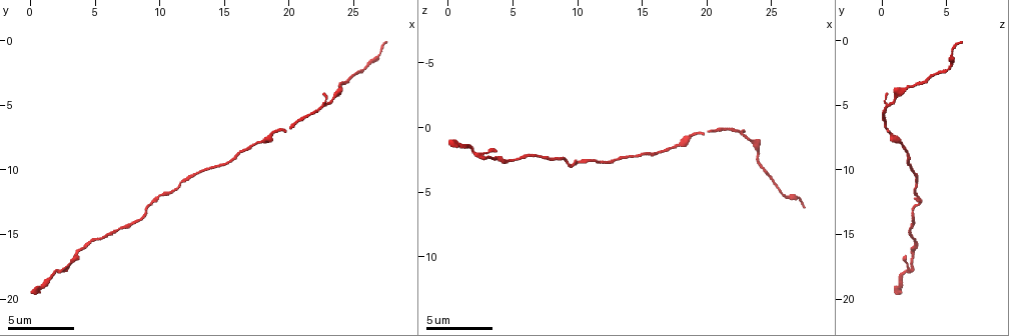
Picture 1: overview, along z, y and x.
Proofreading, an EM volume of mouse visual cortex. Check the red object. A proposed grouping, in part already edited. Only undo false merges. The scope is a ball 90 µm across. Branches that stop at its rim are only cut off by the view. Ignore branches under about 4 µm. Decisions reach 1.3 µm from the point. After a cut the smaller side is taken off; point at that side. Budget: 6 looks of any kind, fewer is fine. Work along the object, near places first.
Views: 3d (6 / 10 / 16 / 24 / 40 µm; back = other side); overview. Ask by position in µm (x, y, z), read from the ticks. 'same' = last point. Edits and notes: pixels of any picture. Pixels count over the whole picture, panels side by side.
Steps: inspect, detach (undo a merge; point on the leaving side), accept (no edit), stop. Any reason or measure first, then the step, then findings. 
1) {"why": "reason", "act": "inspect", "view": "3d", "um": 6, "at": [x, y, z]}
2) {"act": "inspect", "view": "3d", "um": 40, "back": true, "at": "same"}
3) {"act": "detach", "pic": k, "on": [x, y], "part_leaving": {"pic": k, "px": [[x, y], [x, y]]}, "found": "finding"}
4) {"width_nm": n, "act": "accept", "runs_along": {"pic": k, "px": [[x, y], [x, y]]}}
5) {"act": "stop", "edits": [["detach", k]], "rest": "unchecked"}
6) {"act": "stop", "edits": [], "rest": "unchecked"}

{"why": "sudden change in width", "act": "inspect", "view": "3d", "um": 10, "at": [22.8, 5.0, 0.6]}

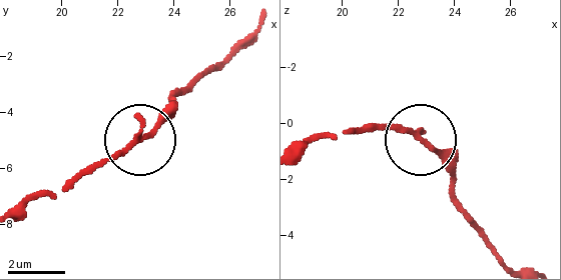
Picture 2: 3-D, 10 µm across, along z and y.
{"arms": 3, "act": "accept", "found": "continuous, no second cell"}

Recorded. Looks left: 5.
{"why": "calibre changes", "act": "inspect", "view": "3d", "um": 10, "at": [25.4, 2.6, 4.4]}

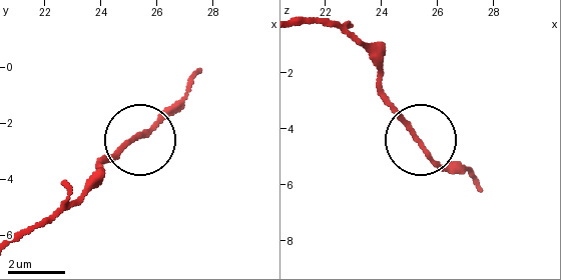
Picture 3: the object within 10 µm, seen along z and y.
{"why": "from behind", "act": "inspect", "view": "3d", "um": 10, "back": true, "at": [25.4, 2.4, 4.6]}

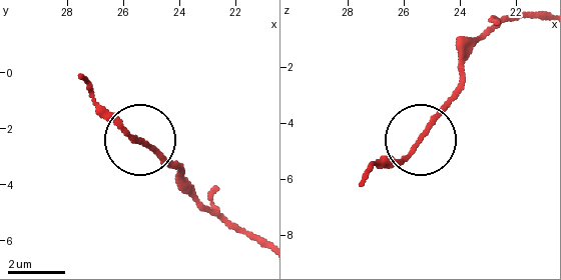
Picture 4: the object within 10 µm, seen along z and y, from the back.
{"act": "accept", "runs_along": {"pic": 4, "px": [[263, 247], [220, 223], [86, 89]]}, "found": "all the same cell"}

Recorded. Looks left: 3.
{"act": "inspect", "view": "3d", "um": 16, "at": [15.0, 9.6, 2.0]}

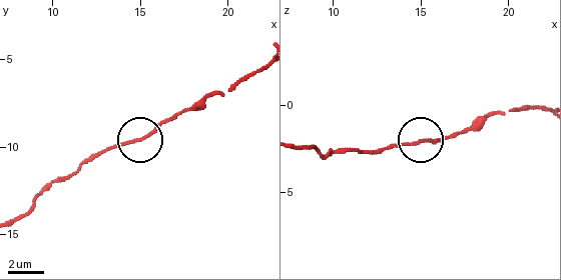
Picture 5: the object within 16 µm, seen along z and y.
{"act": "accept", "found": "continuous, no second cell"}

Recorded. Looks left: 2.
{"act": "stop", "edits": [], "rest": "unchecked"}

